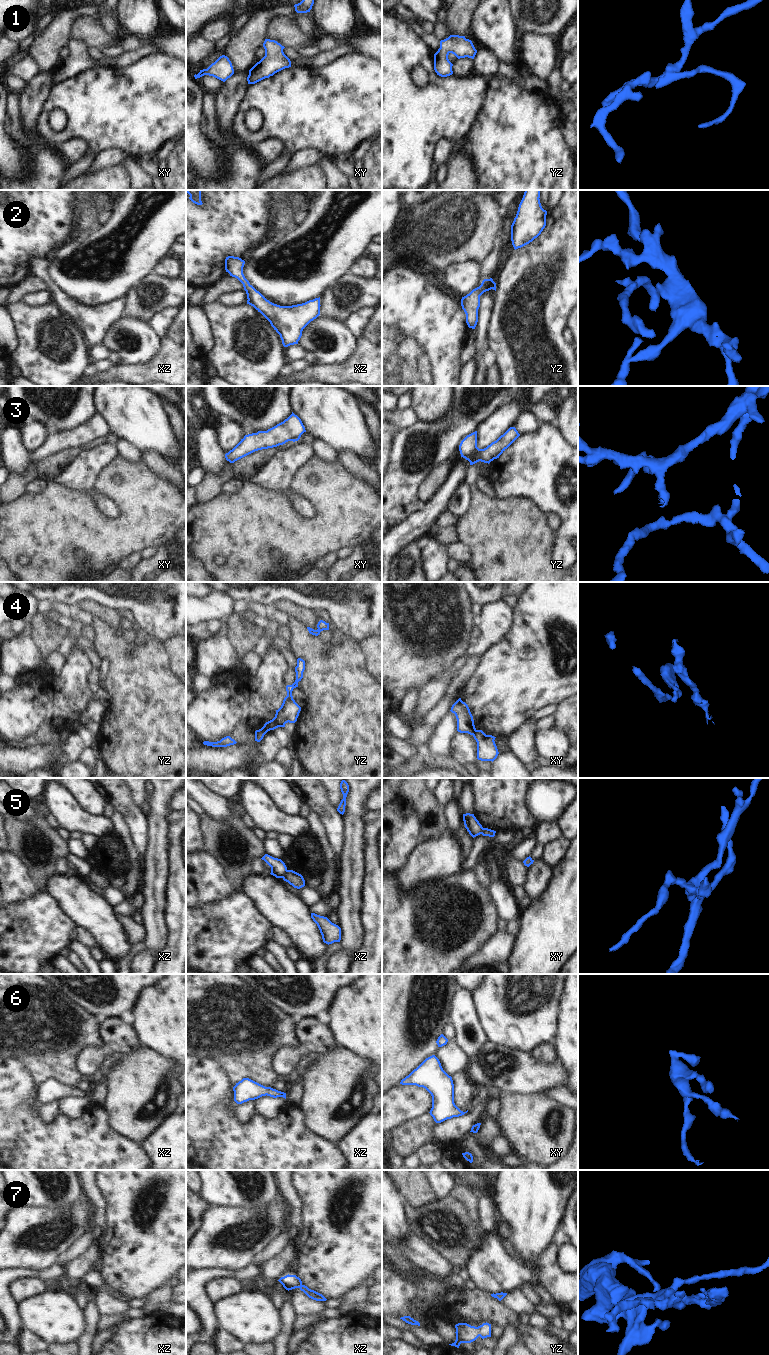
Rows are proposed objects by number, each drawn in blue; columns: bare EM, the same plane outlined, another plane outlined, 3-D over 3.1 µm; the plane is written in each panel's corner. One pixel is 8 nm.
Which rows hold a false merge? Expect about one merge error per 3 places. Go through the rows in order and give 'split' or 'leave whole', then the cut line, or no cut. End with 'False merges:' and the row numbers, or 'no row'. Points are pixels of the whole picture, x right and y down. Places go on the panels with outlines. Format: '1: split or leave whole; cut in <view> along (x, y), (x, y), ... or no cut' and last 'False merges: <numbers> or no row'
1: leave whole; no cut
2: leave whole; no cut
3: leave whole; no cut
4: split; cut in yz along (267, 730), (260, 729), (256, 731)
5: split; cut in xz along (287, 870), (282, 877)
6: leave whole; no cut
7: leave whole; no cut
False merges: 4, 5

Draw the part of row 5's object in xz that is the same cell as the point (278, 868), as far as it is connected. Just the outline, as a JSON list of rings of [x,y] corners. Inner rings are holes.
[[[265,854],[261,859],[271,867],[271,875],[276,878],[283,878],[287,872],[287,867],[281,859],[274,858],[268,854]]]

